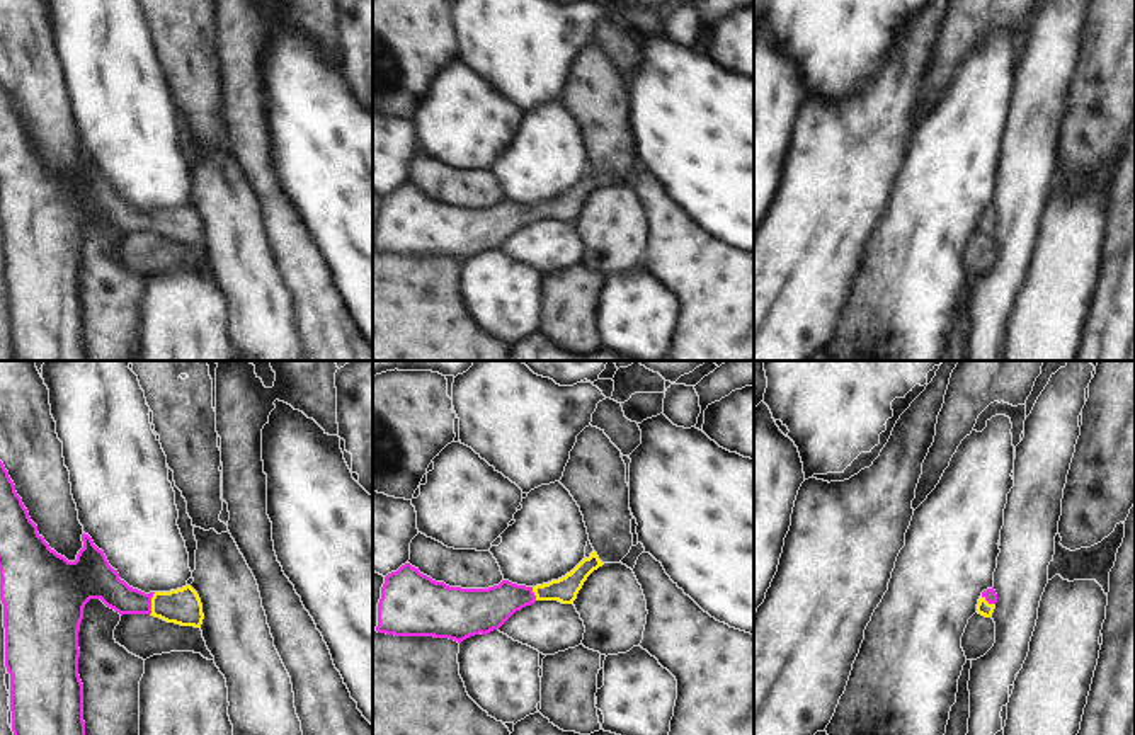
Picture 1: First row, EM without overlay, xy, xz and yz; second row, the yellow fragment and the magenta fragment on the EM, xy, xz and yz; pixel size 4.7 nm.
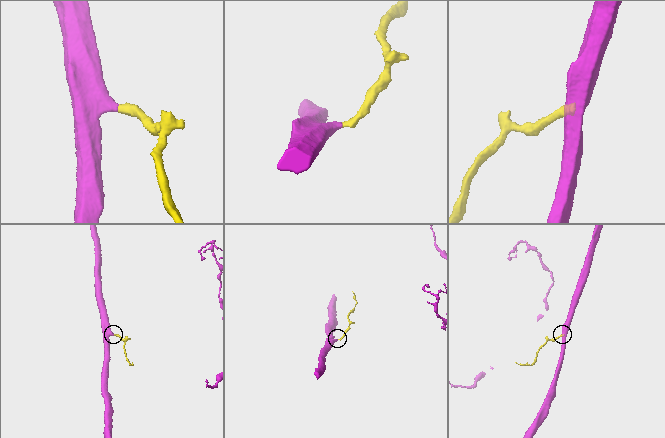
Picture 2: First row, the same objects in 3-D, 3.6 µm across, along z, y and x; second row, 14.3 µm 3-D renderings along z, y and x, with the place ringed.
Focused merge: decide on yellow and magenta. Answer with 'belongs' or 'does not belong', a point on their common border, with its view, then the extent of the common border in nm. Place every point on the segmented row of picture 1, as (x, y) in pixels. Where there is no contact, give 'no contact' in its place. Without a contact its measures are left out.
belongs; meets yellow in xy at (152, 603); contact 110 nm long

